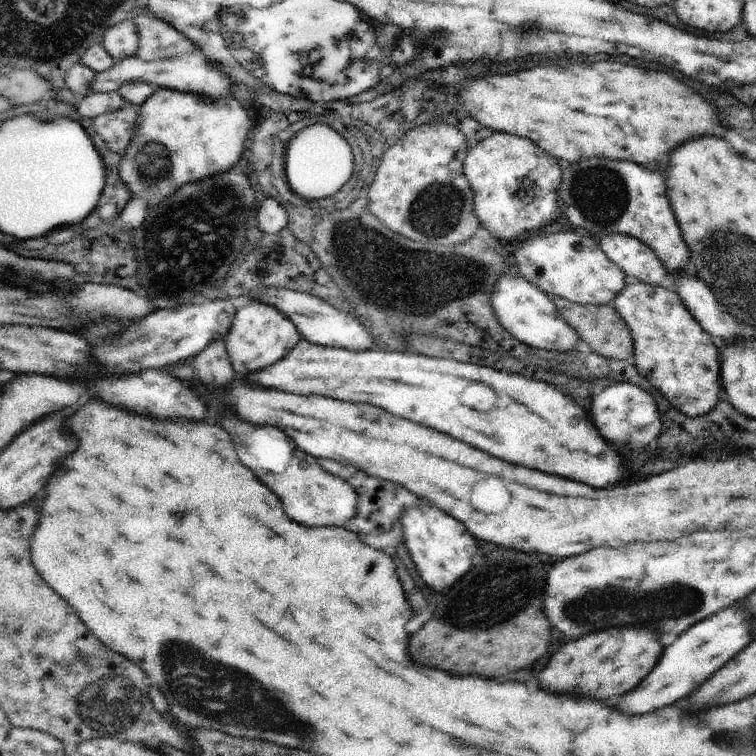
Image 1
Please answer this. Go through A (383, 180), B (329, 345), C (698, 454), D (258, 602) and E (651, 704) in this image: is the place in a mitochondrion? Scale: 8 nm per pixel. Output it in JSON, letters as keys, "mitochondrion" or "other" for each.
{"A":"other","B":"other","C":"other","D":"other","E":"other"}

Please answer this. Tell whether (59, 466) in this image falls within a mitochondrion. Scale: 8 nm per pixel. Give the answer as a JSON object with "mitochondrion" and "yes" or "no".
{"mitochondrion":"no"}

